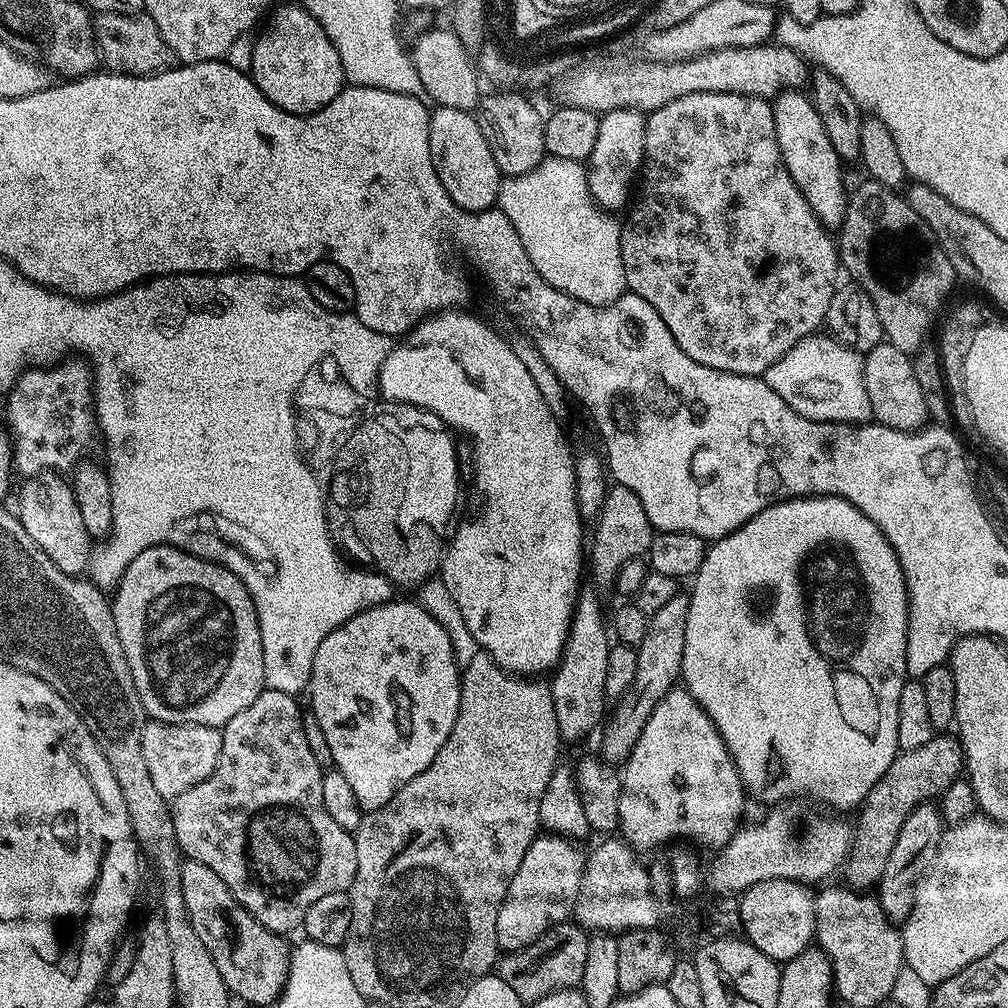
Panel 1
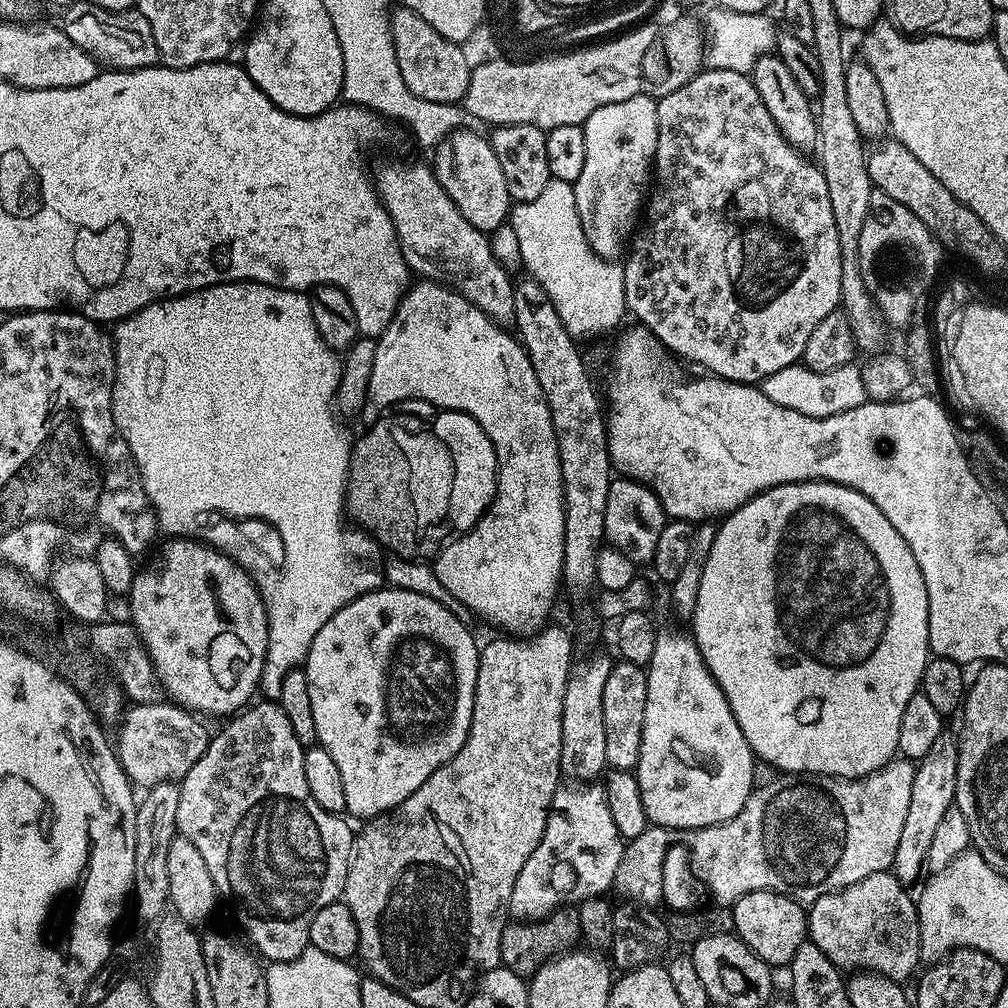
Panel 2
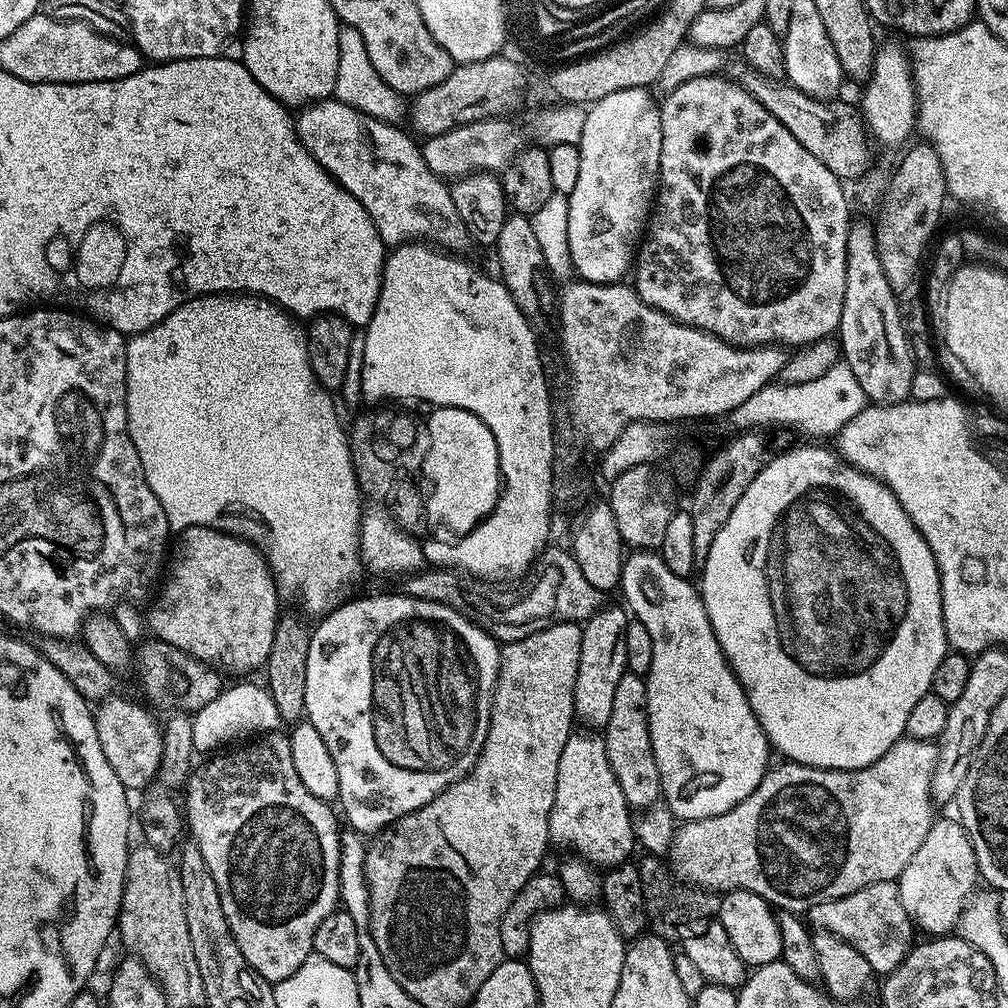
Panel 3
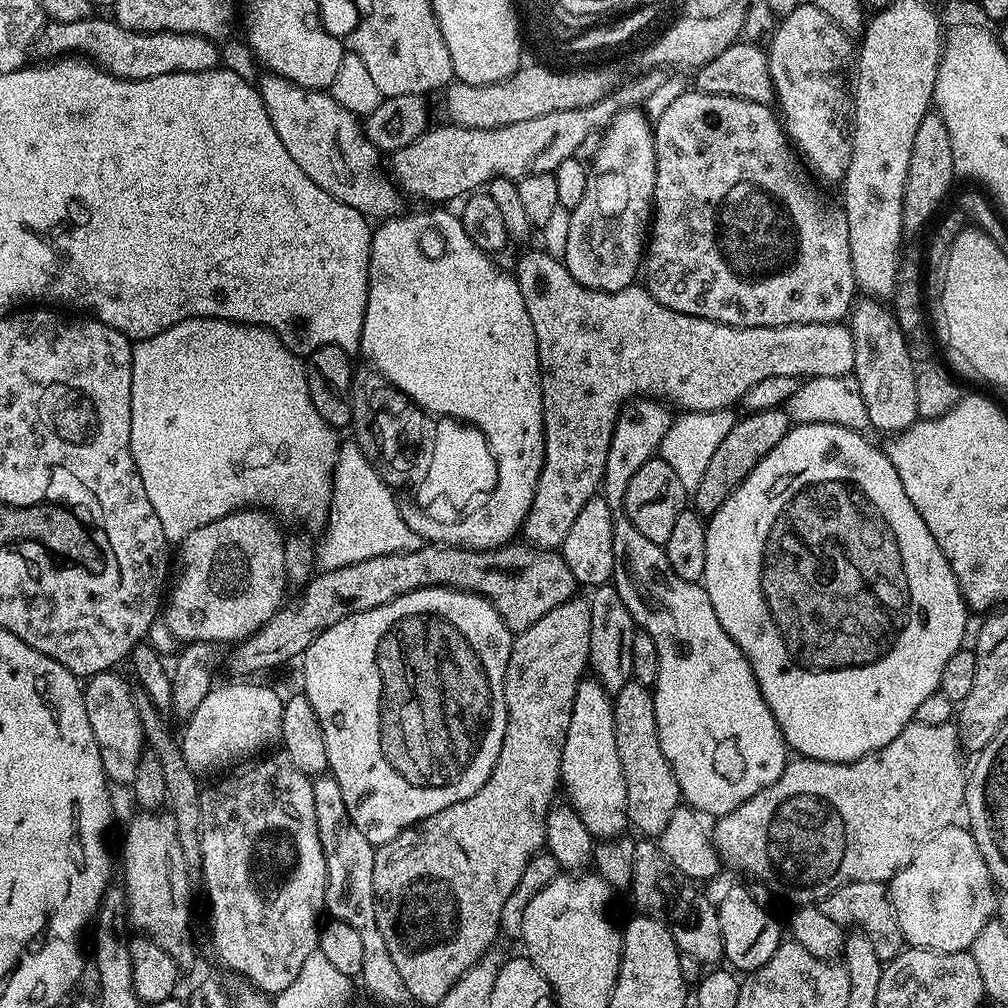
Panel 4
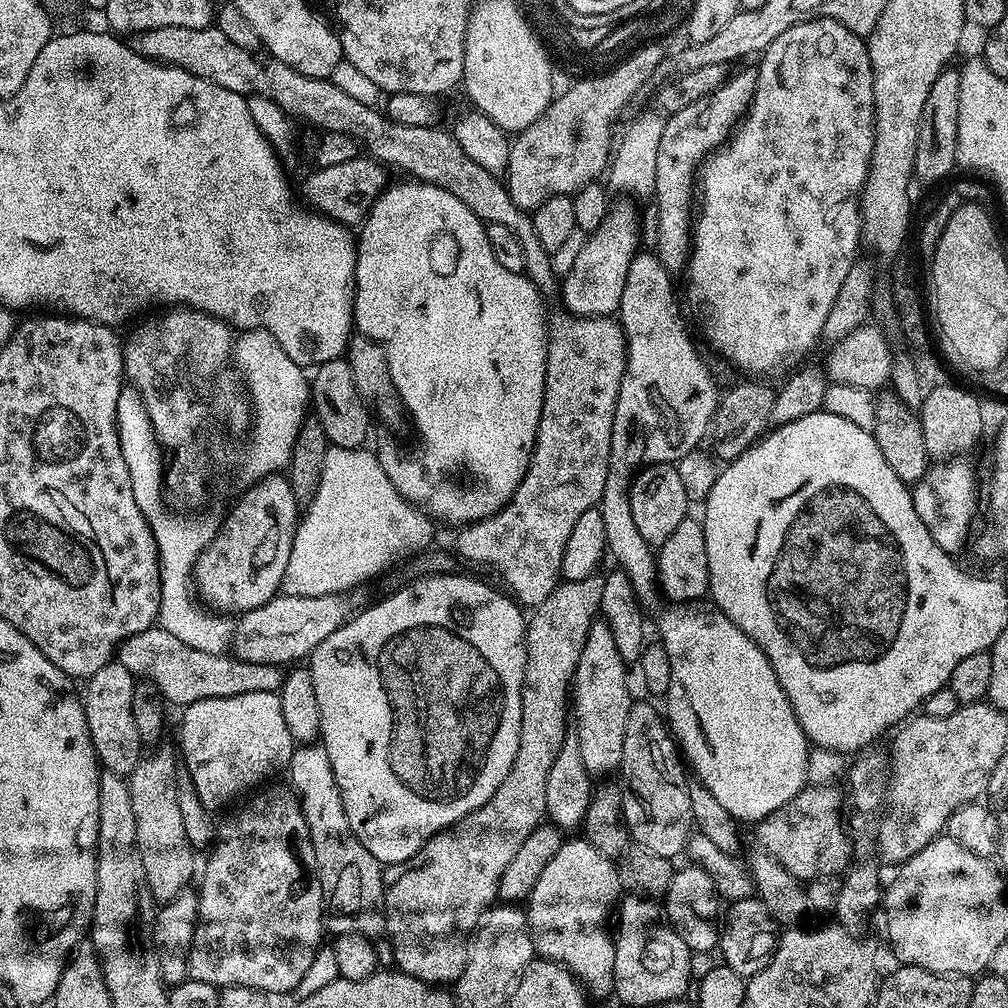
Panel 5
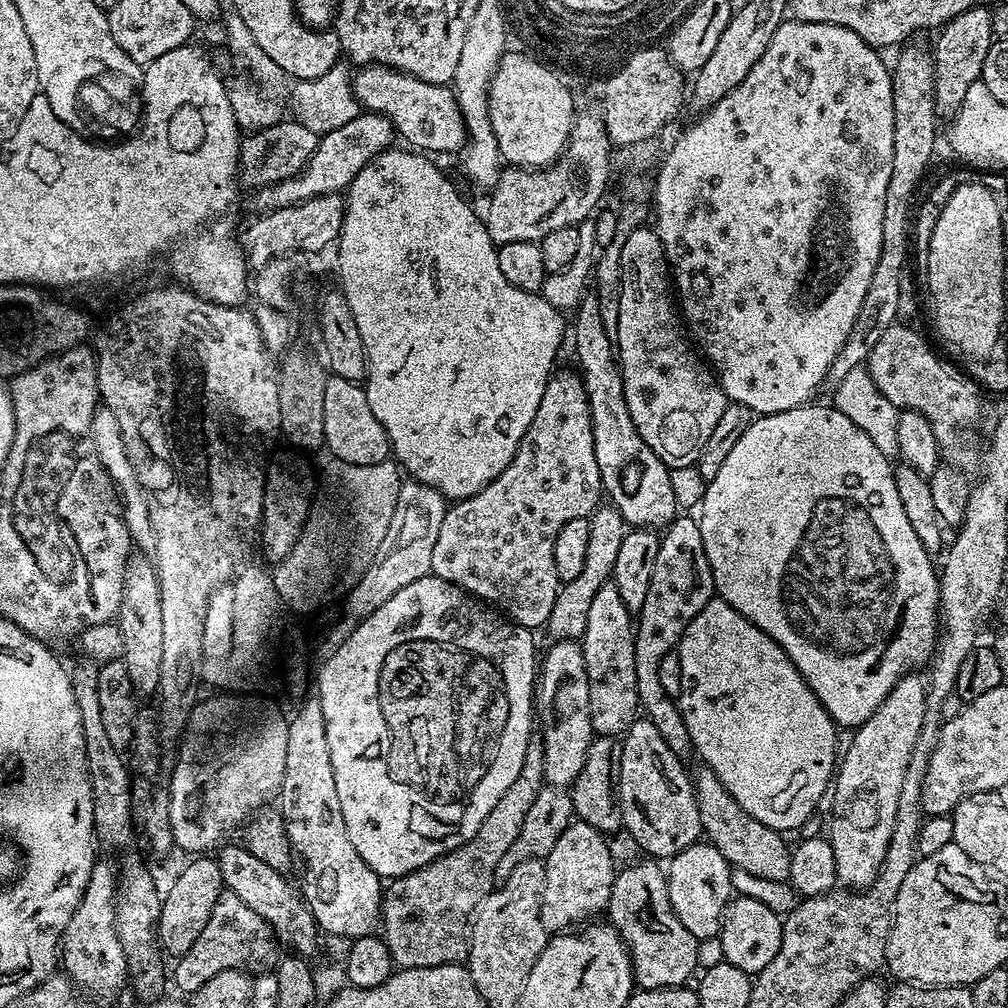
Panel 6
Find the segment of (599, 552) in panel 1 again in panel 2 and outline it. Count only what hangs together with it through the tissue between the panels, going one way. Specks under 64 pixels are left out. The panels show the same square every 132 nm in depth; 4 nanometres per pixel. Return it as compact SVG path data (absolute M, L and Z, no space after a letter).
M627 478L613 479L606 494L604 539L611 547L622 550L637 566L651 565L654 549L666 523L662 502L646 484Z

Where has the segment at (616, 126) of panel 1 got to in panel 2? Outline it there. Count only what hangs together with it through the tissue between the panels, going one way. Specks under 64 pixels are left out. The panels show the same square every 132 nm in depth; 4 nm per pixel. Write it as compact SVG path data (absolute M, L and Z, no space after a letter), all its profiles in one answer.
M641 94L626 98L626 102L607 104L594 110L582 127L586 134L586 163L572 185L578 218L592 249L603 260L615 261L637 231L646 204L646 189L654 176L658 146L656 100Z

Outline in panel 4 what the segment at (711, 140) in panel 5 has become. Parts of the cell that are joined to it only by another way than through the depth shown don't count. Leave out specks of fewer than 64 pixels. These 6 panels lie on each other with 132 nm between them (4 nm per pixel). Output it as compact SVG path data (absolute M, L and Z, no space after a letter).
M685 90L678 98L674 98L674 102L667 106L661 117L654 120L654 131L656 181L652 199L650 235L646 241L642 272L643 275L648 275L646 287L658 303L670 310L678 310L682 314L706 318L735 328L765 328L787 324L838 324L851 313L853 303L858 296L858 289L850 258L848 223L839 207L828 208L827 202L820 197L819 190L815 188L817 185L806 175L795 147L790 146L777 113L769 105L733 96L711 96L705 92Z

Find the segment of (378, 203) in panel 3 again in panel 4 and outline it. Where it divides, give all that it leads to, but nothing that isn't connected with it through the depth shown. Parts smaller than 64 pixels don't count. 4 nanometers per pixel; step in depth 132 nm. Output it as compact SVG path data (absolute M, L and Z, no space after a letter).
M275 74L261 75L258 87L262 102L266 106L266 114L270 114L270 122L274 122L278 138L282 138L282 146L286 146L290 158L294 158L294 162L298 162L298 166L302 166L306 175L315 184L322 186L326 194L346 202L346 206L354 206L354 210L376 222L383 222L401 211L402 193L390 179L389 173L380 169L382 153L364 135L361 121L353 112L338 106L338 102L327 91L299 88L297 84L291 84L286 78Z

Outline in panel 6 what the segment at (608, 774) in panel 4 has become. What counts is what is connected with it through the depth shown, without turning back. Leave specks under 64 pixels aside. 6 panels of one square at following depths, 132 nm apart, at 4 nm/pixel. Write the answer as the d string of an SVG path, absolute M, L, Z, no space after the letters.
M611 582L603 584L590 602L590 615L582 647L586 658L586 678L590 678L590 722L596 736L615 736L627 732L637 719L640 699L634 678L634 616Z

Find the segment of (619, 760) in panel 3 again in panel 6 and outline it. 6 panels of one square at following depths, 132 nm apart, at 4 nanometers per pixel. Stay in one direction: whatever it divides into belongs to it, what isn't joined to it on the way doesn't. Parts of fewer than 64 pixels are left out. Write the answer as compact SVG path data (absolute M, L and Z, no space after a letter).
M637 718L632 721L627 732L623 733L622 766L618 785L618 799L624 819L623 831L634 834L634 842L638 842L641 853L649 857L671 858L701 839L702 829L698 802L692 789L692 776L684 768L687 768L685 761L678 759L674 750L666 746L666 741L662 739L662 734L658 734L654 722L647 718Z

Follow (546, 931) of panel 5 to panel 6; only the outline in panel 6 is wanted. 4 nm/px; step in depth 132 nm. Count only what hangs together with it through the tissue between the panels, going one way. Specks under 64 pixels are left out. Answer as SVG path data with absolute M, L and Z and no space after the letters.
M579 822L569 824L562 838L554 842L554 850L550 850L544 860L544 869L546 882L540 899L540 917L542 926L549 934L563 933L592 918L587 916L595 912L603 913L607 909L618 865L614 858L610 858L610 846L605 833L594 830L594 826Z

